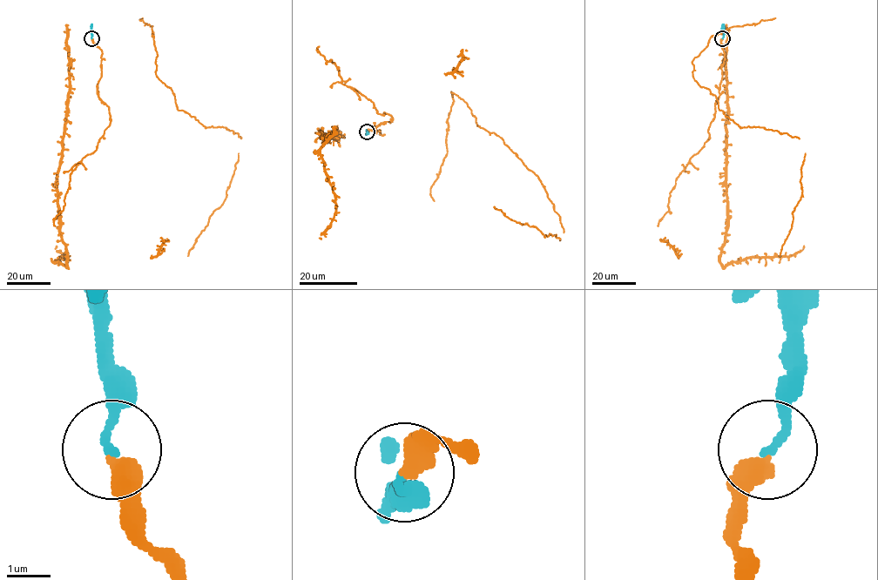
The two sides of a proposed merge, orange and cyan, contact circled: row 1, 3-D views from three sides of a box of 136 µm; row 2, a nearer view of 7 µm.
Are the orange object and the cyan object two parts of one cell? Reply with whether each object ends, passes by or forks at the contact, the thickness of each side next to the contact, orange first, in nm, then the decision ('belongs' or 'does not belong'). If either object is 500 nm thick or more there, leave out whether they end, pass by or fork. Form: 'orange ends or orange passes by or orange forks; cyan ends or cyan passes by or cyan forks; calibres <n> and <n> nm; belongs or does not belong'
orange ends; cyan ends; calibres 460 and 190 nm; belongs

